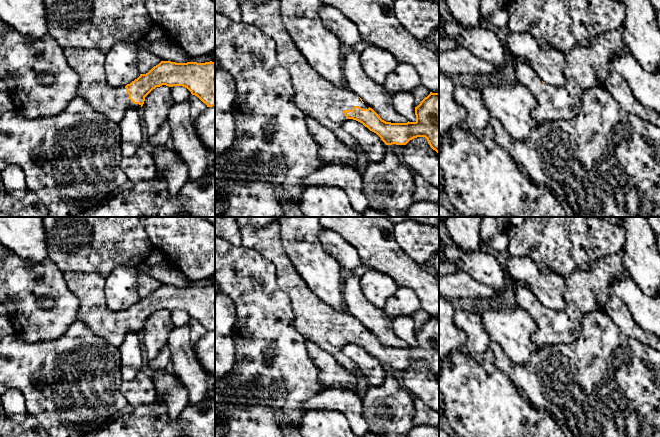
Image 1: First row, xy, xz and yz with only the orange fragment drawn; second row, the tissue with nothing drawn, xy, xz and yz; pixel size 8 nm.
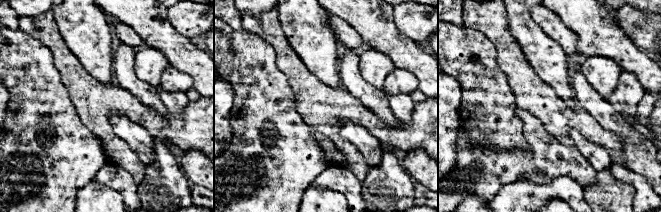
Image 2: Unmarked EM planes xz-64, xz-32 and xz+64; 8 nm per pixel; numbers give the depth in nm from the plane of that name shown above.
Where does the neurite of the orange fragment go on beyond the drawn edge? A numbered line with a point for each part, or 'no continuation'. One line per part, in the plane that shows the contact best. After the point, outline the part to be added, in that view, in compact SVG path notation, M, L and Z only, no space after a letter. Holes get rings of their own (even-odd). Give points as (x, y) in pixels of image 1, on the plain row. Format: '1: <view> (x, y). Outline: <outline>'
1: xz (318, 322). Outline: M279 221L265 228L240 228L242 246L255 250L276 268L276 282L289 299L295 317L295 328L307 340L329 353L338 364L357 377L357 395L362 399L370 385L355 363L342 354L344 334L354 330L368 333L359 320L348 311L337 311L324 303L302 279L287 256L281 239Z

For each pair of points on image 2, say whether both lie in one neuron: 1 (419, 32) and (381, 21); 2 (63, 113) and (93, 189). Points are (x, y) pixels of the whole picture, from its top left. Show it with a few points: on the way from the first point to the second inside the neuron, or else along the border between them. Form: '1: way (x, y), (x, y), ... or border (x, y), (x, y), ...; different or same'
1: border (392, 10), (392, 20), (395, 25), (414, 40); different
2: border (91, 180), (77, 190), (75, 200); different

